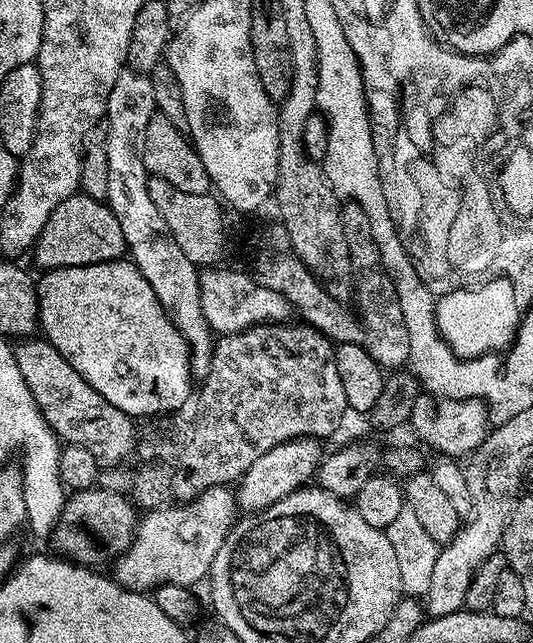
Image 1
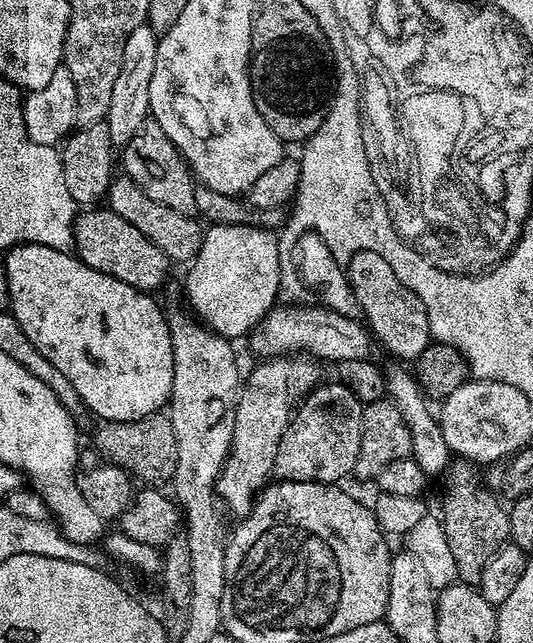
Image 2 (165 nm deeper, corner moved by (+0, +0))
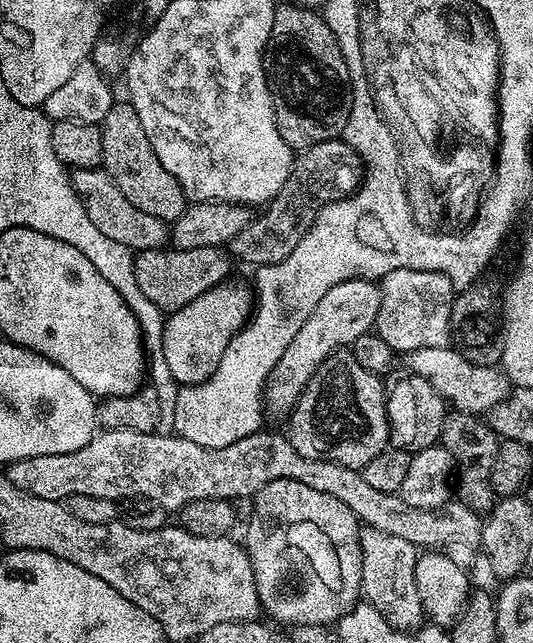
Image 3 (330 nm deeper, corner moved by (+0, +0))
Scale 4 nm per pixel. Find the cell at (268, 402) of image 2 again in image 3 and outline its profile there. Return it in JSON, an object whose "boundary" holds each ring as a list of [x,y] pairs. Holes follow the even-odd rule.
{"boundary":[[[357,278],[340,282],[338,286],[330,286],[326,294],[322,294],[322,302],[314,306],[314,314],[306,318],[302,330],[294,334],[294,342],[286,346],[286,354],[278,358],[278,366],[268,375],[264,383],[264,407],[267,415],[287,417],[296,407],[298,398],[306,390],[310,378],[330,358],[330,354],[347,349],[362,334],[373,331],[378,310],[380,309],[380,286],[368,278]]]}

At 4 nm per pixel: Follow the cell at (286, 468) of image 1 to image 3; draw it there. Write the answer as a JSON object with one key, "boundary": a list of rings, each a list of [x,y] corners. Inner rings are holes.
{"boundary":[[[341,350],[330,354],[330,358],[326,358],[326,362],[322,362],[322,366],[318,366],[318,370],[314,374],[314,378],[310,378],[310,382],[306,386],[306,390],[298,398],[296,407],[292,409],[290,415],[287,417],[288,429],[286,435],[288,441],[294,446],[294,450],[298,450],[298,454],[302,454],[302,458],[318,458],[319,460],[329,460],[330,462],[338,462],[347,468],[355,468],[363,470],[366,462],[370,462],[370,458],[378,458],[378,454],[383,452],[390,444],[390,421],[386,414],[386,384],[383,379],[374,374],[370,374],[370,370],[363,369],[358,366],[358,362],[354,358],[351,350]]]}

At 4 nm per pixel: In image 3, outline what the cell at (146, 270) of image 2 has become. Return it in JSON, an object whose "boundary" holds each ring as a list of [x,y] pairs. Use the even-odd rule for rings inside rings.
{"boundary":[[[167,247],[135,253],[134,274],[138,278],[138,290],[154,302],[160,311],[171,314],[182,310],[182,306],[190,306],[194,298],[202,298],[211,288],[229,279],[234,260],[224,248],[199,248],[198,250],[182,250]]]}

